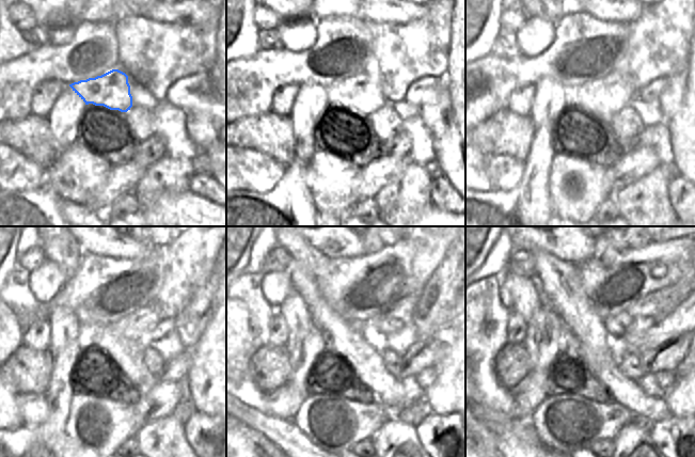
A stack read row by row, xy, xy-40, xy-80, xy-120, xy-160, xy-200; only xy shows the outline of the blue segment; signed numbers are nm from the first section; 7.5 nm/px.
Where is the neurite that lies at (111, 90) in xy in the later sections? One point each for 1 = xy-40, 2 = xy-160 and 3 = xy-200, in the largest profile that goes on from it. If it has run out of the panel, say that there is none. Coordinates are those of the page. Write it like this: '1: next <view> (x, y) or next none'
1: next xy-40 (362, 93)
2: next xy-160 (404, 310)
3: next xy-200 (647, 306)

